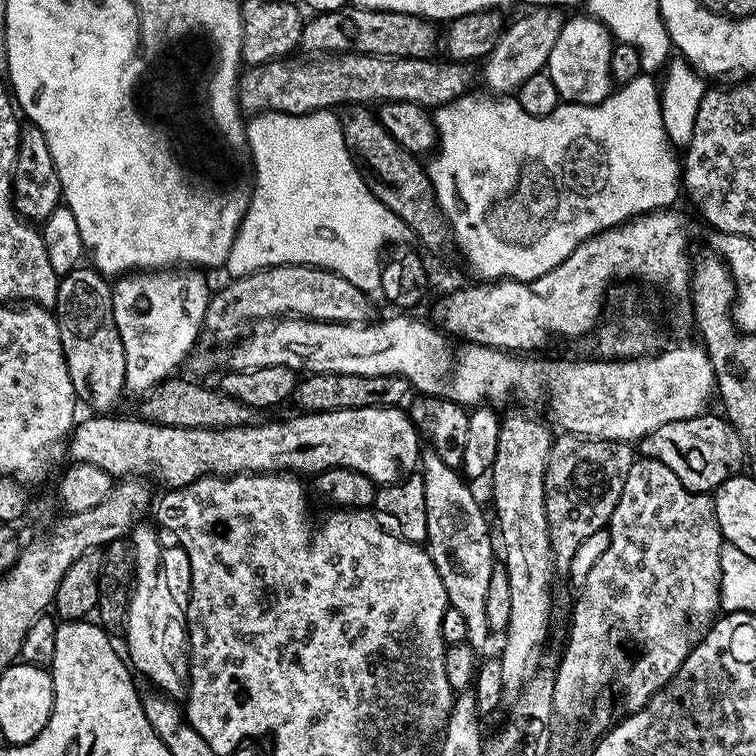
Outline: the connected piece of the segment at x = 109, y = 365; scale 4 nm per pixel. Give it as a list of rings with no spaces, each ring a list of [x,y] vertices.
[[[81,266],[68,273],[63,277],[56,285],[56,307],[54,309],[54,315],[56,317],[56,325],[60,331],[60,341],[62,342],[62,350],[64,351],[64,357],[66,358],[66,366],[70,370],[70,382],[74,386],[76,391],[76,399],[81,405],[84,404],[96,414],[108,414],[113,411],[112,408],[120,400],[120,395],[125,395],[126,389],[124,387],[124,379],[126,378],[126,354],[124,353],[124,347],[122,346],[122,338],[118,334],[118,326],[114,322],[114,302],[112,301],[112,284],[101,273],[97,272],[95,268],[91,266]]]

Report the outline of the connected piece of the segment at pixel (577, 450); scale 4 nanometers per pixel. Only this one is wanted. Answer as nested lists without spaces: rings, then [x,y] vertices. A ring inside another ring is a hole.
[[[560,434],[552,441],[552,453],[546,466],[544,489],[546,490],[546,522],[550,534],[552,558],[557,569],[571,569],[574,554],[578,554],[578,546],[590,538],[590,534],[605,531],[608,521],[614,514],[614,506],[618,506],[618,498],[622,498],[622,490],[626,486],[626,474],[630,474],[630,466],[634,459],[633,445],[626,440],[590,440],[586,436]]]

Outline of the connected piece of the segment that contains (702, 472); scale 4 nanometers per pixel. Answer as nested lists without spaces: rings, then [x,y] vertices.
[[[708,415],[686,418],[682,422],[666,422],[666,426],[658,426],[658,430],[639,441],[638,448],[644,451],[641,453],[647,459],[670,466],[670,470],[674,470],[674,474],[678,474],[680,481],[692,492],[712,494],[722,482],[745,467],[746,453],[735,426],[728,423],[723,415]]]

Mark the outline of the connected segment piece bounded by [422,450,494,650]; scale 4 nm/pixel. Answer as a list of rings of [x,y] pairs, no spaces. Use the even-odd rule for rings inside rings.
[[[428,450],[423,453],[422,475],[426,490],[426,530],[428,531],[426,547],[428,553],[432,555],[434,566],[442,578],[442,586],[446,586],[448,607],[459,610],[462,619],[466,621],[466,634],[468,635],[466,643],[471,648],[483,650],[488,644],[488,637],[493,635],[486,618],[486,593],[489,591],[490,576],[494,565],[494,559],[492,559],[494,536],[493,533],[492,536],[488,533],[489,517],[488,520],[484,517],[484,512],[480,509],[475,494],[468,489],[469,481],[457,469],[446,466],[446,462],[442,462],[442,458],[436,452]]]

